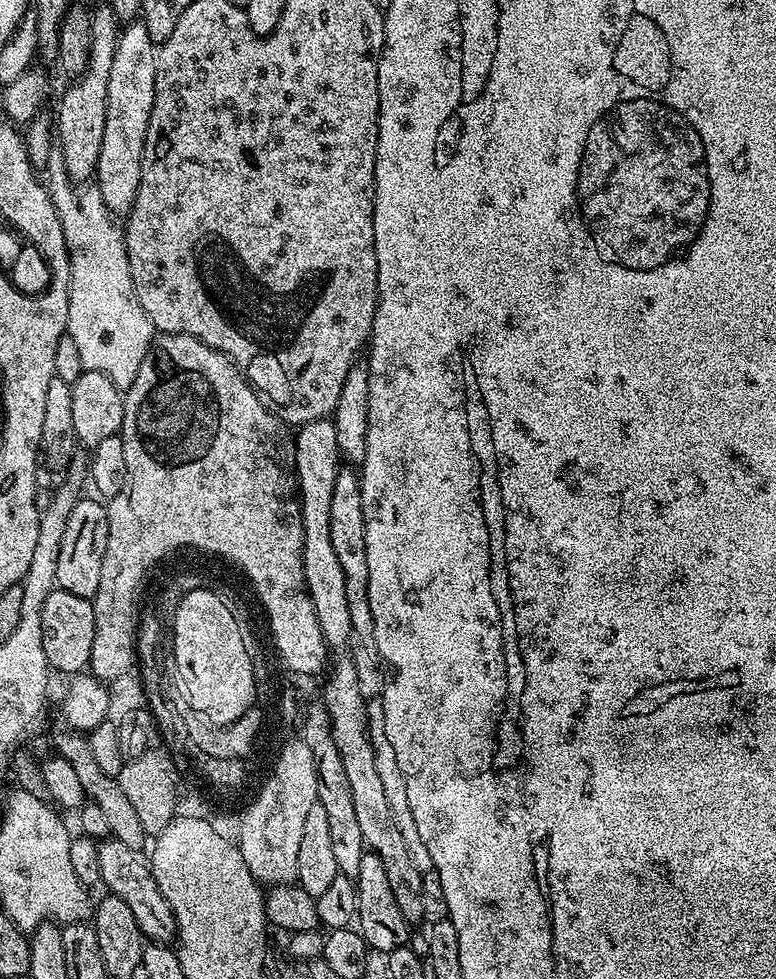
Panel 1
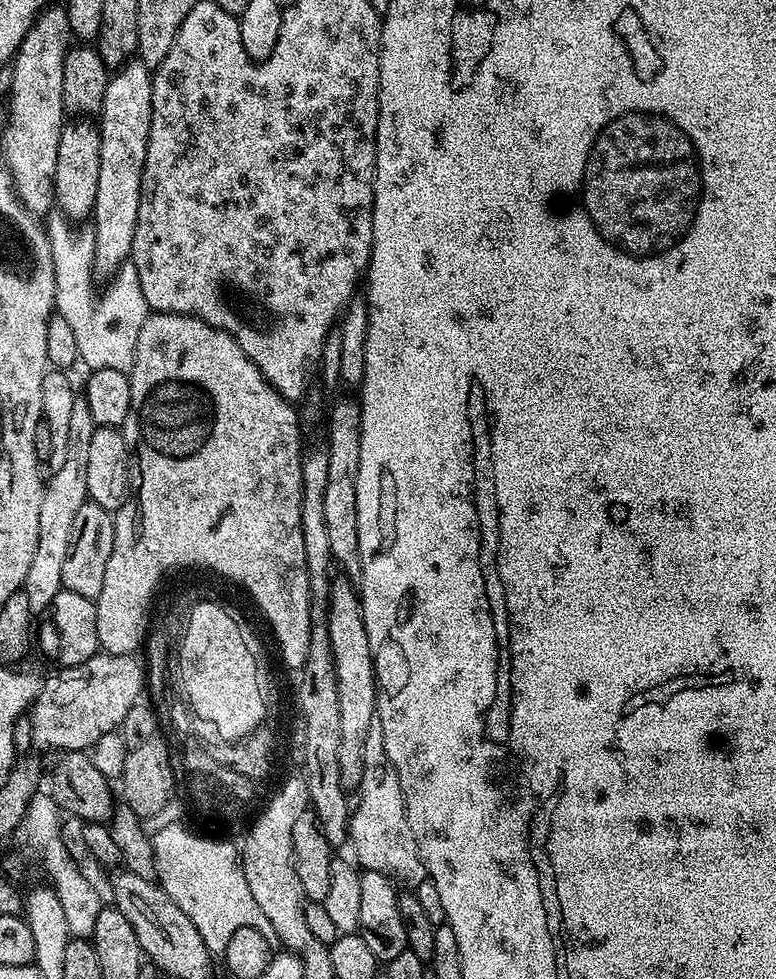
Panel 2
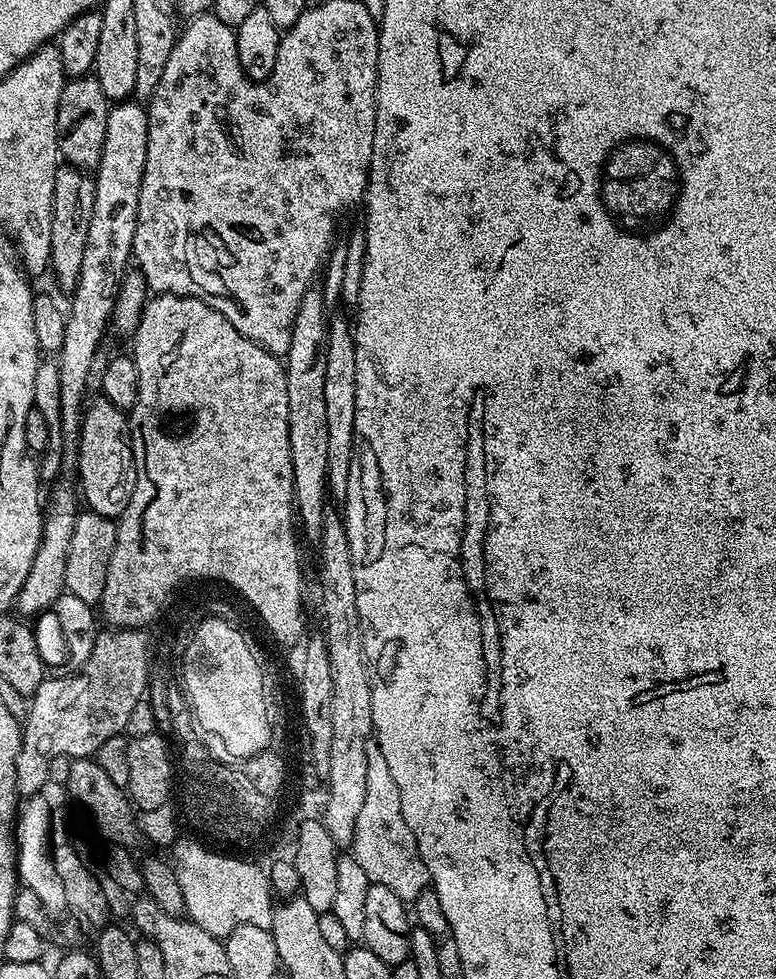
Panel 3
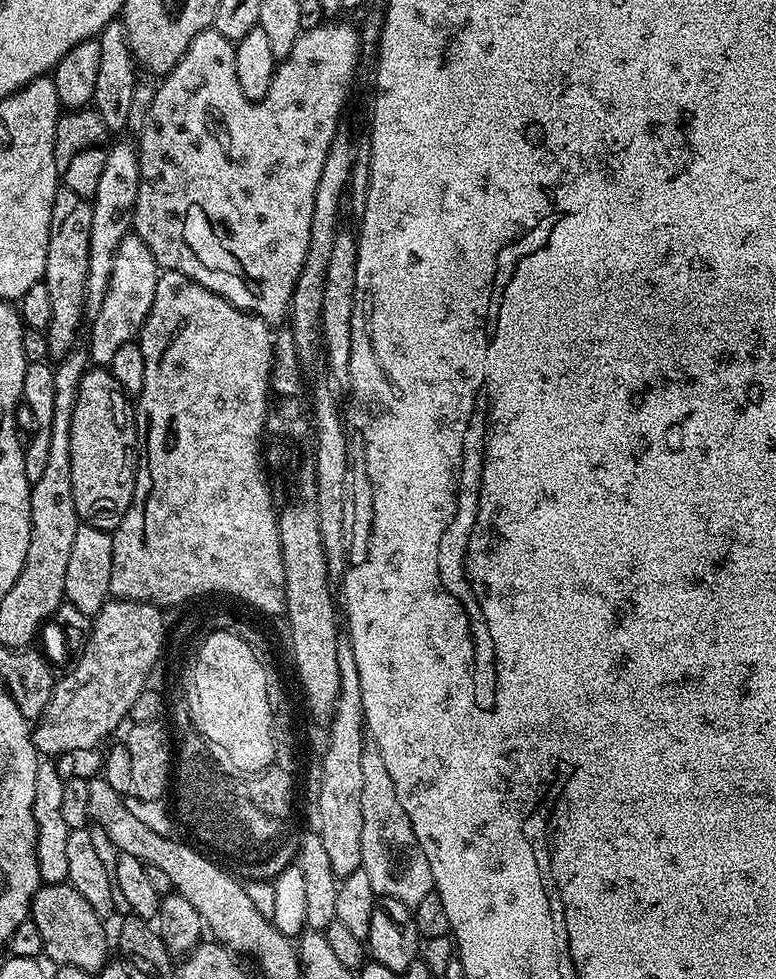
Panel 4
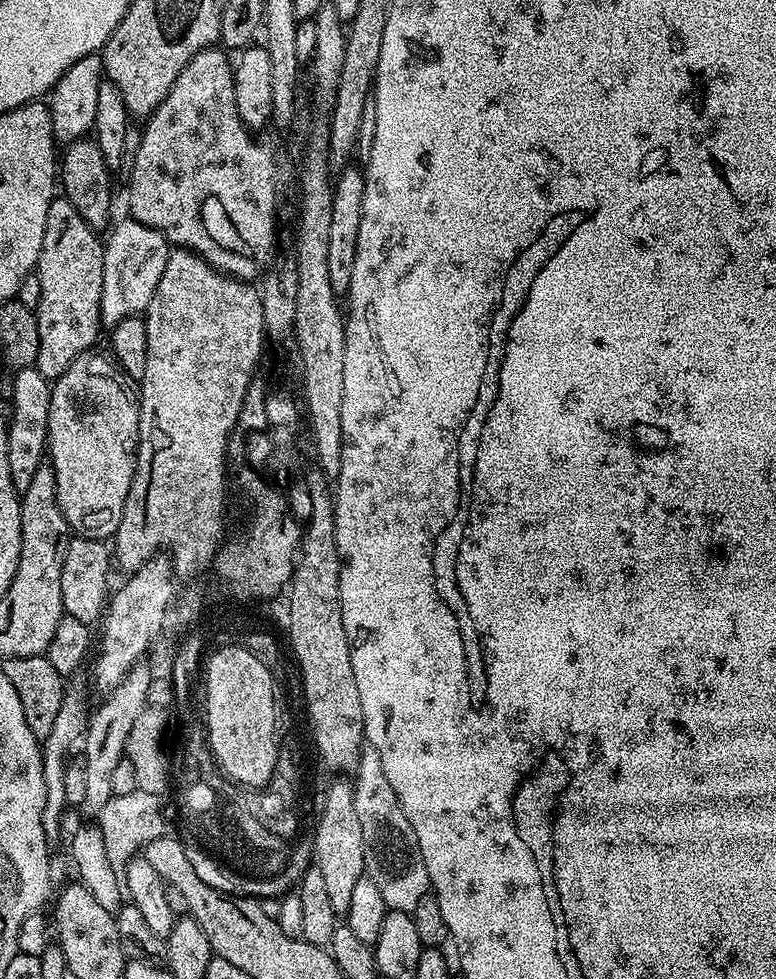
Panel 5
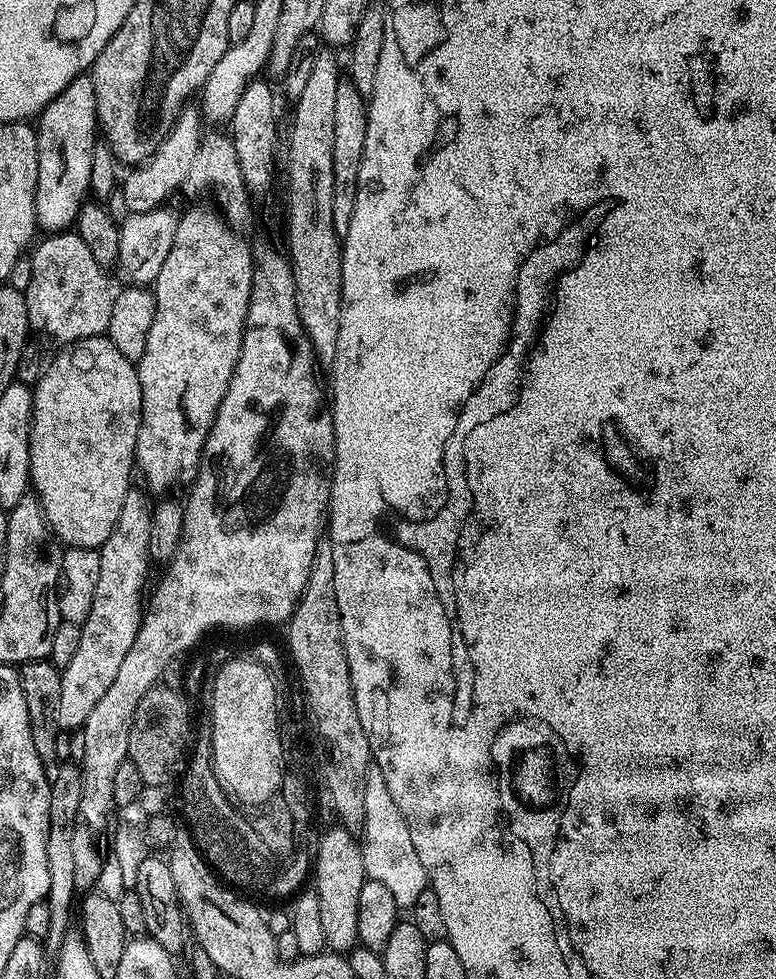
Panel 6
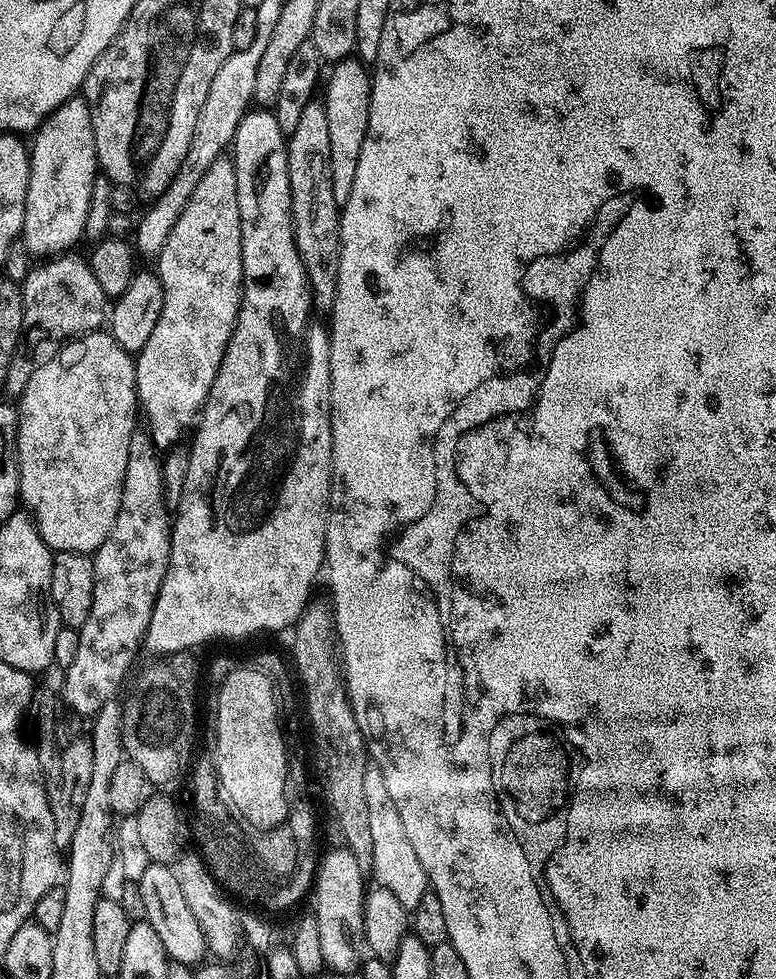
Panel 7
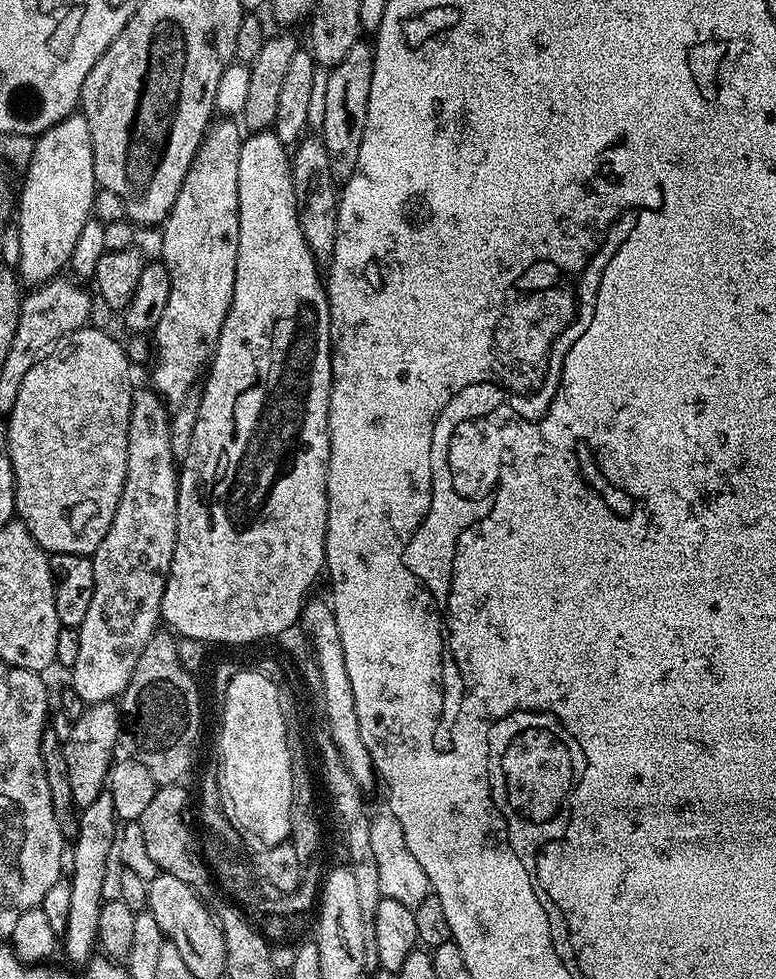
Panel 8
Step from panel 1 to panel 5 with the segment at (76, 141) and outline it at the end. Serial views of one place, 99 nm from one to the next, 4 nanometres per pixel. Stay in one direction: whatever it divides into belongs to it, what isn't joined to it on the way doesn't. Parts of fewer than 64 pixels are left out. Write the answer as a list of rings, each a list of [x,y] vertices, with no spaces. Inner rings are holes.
[[[54,198],[46,210],[46,234],[42,254],[36,264],[42,298],[36,307],[40,345],[35,367],[49,382],[64,373],[74,358],[89,351],[100,336],[100,303],[102,302],[102,262],[104,245],[97,229],[92,228],[63,198]]]

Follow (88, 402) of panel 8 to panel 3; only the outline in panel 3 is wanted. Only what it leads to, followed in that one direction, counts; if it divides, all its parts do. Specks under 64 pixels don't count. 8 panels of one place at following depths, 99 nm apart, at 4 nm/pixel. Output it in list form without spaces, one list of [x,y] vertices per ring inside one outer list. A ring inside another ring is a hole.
[[[97,398],[87,405],[80,421],[79,491],[89,509],[103,516],[120,517],[126,510],[136,485],[136,460],[132,456],[130,420],[125,409]]]

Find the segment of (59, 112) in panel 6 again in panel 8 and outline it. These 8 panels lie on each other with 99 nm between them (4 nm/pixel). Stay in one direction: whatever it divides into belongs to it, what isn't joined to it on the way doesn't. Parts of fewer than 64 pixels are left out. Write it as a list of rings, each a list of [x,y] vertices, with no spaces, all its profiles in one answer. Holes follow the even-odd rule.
[[[73,112],[35,137],[32,157],[28,167],[23,169],[22,176],[24,185],[18,188],[18,227],[22,238],[22,258],[18,265],[18,276],[25,285],[39,286],[47,280],[56,279],[68,268],[68,259],[74,254],[74,245],[82,234],[82,226],[86,226],[86,222],[93,219],[92,207],[98,185],[94,174],[90,122],[86,122],[83,112]]]

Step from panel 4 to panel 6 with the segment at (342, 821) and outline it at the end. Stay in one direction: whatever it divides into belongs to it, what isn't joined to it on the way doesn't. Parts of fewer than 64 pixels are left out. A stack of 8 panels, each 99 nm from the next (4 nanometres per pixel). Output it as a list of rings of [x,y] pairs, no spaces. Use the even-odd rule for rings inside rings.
[[[335,826],[314,848],[314,890],[322,906],[322,926],[326,933],[326,945],[337,954],[347,953],[357,947],[358,894],[362,894],[365,882],[364,859],[357,837],[343,826]]]

